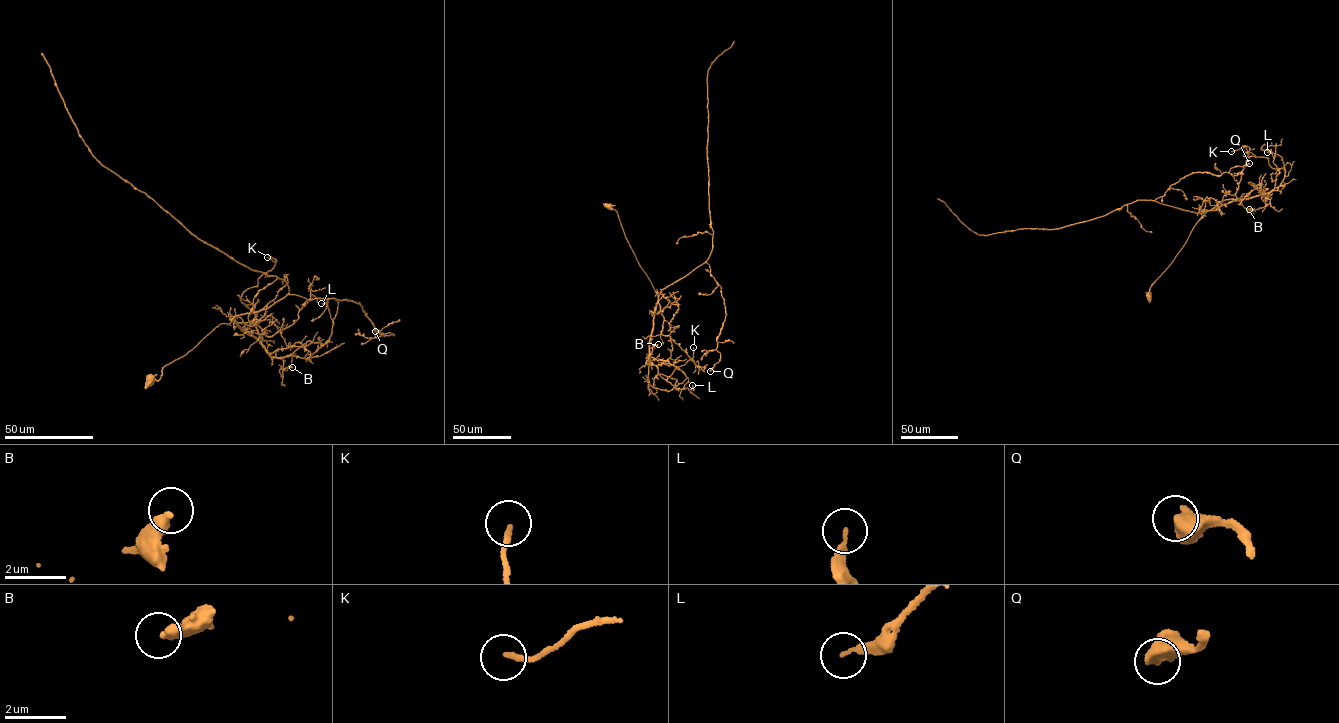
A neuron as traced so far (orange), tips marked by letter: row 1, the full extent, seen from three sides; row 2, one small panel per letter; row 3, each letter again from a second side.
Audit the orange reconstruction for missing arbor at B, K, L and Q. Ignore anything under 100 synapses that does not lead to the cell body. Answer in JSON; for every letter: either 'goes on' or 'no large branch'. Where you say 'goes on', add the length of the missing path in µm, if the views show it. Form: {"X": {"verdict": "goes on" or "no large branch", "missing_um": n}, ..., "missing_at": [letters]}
{"B": {"verdict": "no large branch"}, "K": {"verdict": "no large branch"}, "L": {"verdict": "no large branch"}, "Q": {"verdict": "no large branch"}, "missing_at": []}

